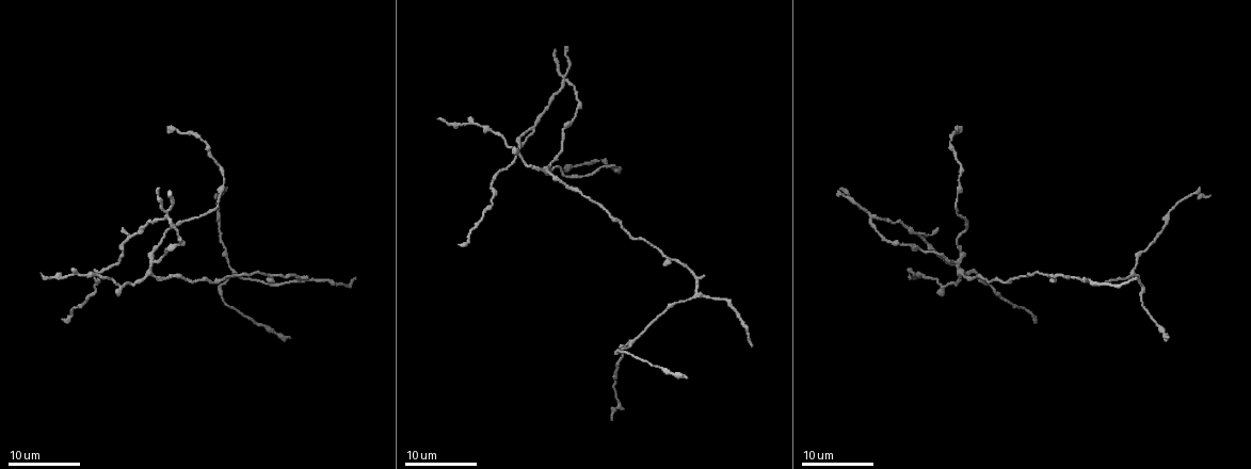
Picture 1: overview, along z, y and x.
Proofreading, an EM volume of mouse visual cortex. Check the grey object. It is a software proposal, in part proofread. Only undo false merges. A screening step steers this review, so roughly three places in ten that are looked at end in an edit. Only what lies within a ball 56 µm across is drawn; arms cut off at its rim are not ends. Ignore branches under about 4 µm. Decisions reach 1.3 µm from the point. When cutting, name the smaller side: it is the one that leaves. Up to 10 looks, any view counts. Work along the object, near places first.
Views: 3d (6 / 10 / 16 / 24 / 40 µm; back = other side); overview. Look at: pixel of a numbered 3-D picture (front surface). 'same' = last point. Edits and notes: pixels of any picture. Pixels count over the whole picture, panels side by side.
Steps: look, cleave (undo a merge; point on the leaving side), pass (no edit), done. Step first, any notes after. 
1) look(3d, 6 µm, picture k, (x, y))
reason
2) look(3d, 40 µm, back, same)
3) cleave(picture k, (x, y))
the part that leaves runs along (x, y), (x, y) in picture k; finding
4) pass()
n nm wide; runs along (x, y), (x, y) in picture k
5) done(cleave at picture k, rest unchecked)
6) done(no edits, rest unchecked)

look(3d, 16 µm, picture 1, (232, 271))
two arms in line, one across

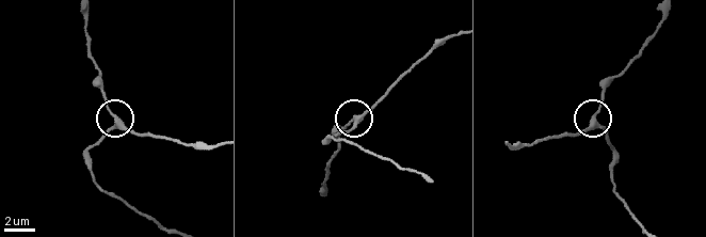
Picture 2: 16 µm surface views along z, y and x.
look(3d, 10 µm, picture 2, (118, 120))
zoom in

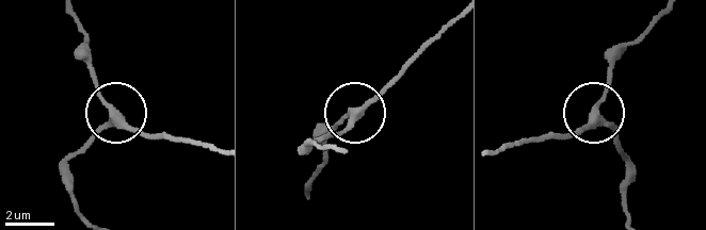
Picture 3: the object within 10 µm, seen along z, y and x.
pass()
3 arms; runs along (453, 19), (349, 125), (321, 141) in picture 3; one cell here

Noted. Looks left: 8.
look(3d, 16 µm, picture 1, (696, 294))
arms part here

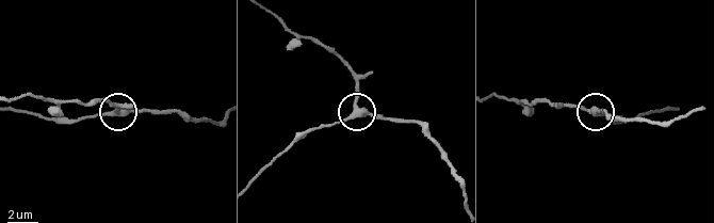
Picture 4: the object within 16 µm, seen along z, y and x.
look(3d, 10 µm, picture 4, (355, 116))

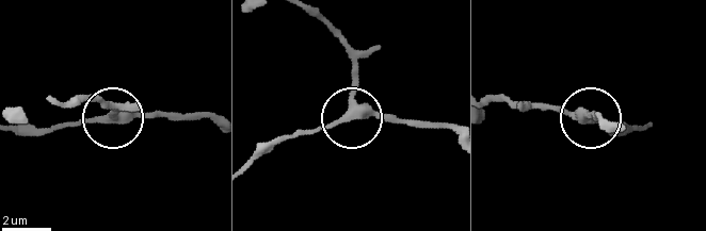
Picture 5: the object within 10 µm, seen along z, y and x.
look(3d, 10 µm, back, picture 5, (586, 119))

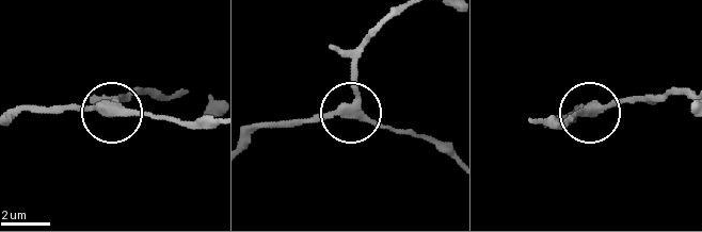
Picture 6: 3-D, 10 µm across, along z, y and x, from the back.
pass()
340 nm wide; runs along (171, 93), (124, 93), (104, 111), (27, 111) in picture 6; all the same cell

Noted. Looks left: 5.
look(3d, 24 µm, picture 1, (274, 274))
two arms in line, one across

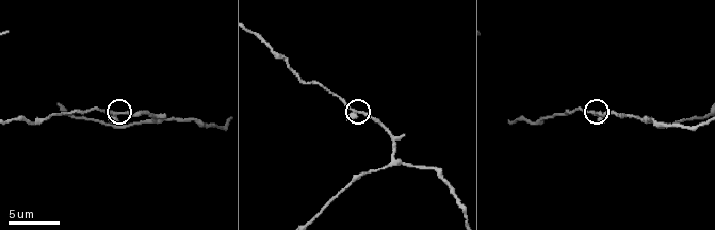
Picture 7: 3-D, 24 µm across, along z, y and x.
look(3d, 6 µm, picture 7, (359, 112))
zoom in

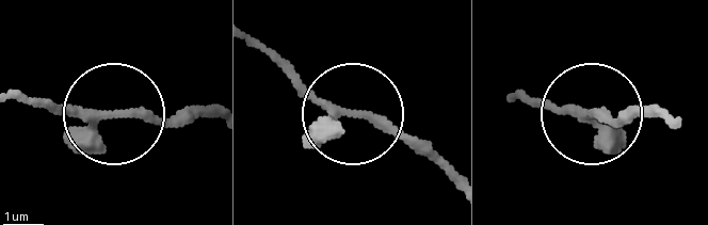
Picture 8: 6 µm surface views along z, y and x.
look(3d, 6 µm, back, picture 8, (591, 112))
other side

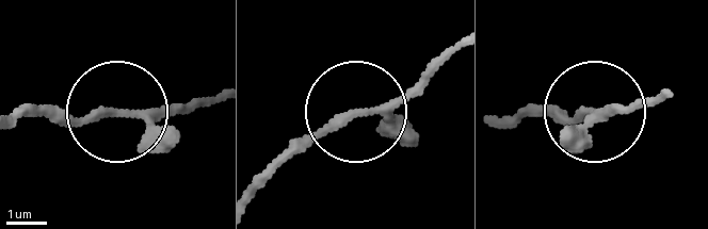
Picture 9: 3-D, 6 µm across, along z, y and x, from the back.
pass()
runs along (455, 49), (384, 103), (322, 128), (255, 195) in picture 9; continuous, no second cell

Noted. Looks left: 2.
look(3d, 24 µm, picture 1, (148, 272))
four-way junction

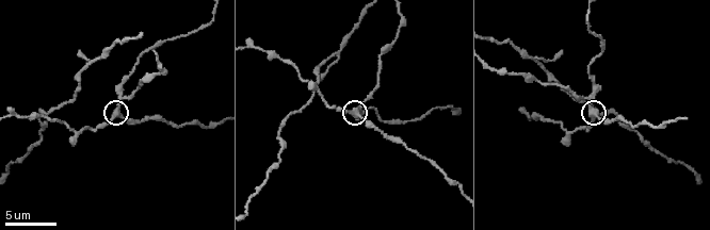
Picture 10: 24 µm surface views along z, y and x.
look(3d, 6 µm, picture 10, (590, 115))

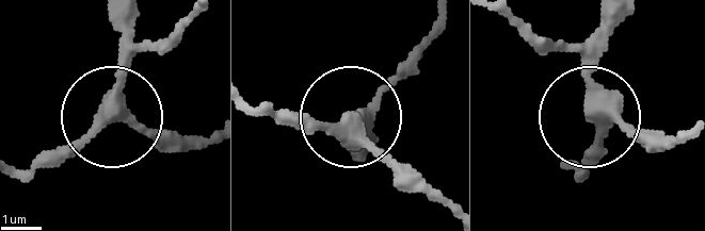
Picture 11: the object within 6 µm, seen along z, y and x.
pass()
320 nm wide; one cell here

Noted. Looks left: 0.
done(no edits, rest unchecked)

